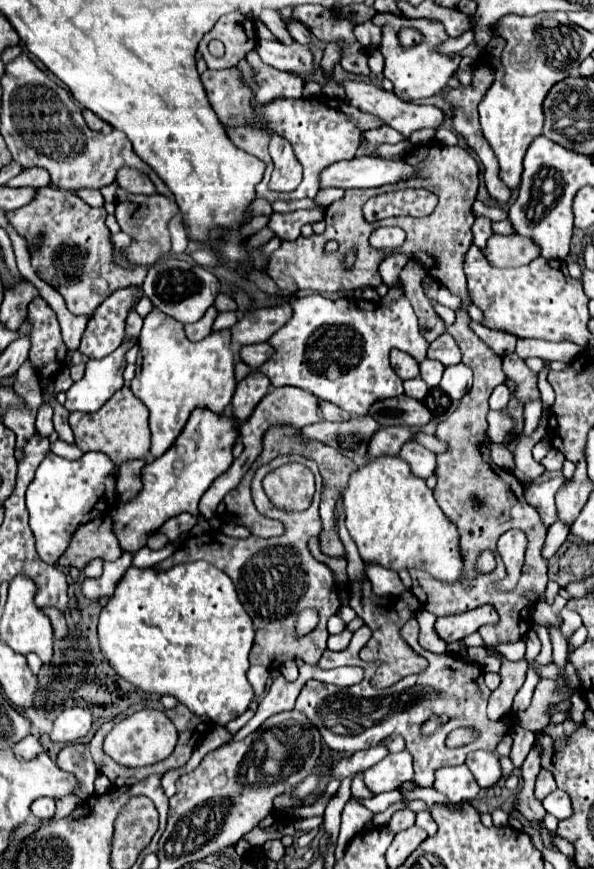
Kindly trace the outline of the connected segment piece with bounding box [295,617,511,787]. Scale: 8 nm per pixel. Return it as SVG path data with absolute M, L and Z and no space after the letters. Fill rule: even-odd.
M411 617L403 625L401 635L419 655L425 655L425 659L429 661L429 667L423 673L409 675L387 689L373 689L369 683L369 677L367 677L367 663L361 661L361 657L359 657L359 651L365 647L365 643L371 637L371 629L367 625L363 625L361 629L357 629L353 633L353 639L351 639L347 649L343 649L343 651L329 651L327 649L321 655L317 665L321 669L333 669L333 667L341 667L341 665L361 665L361 667L365 667L365 679L353 687L337 687L337 685L327 685L327 683L311 679L301 689L297 703L295 703L295 709L303 711L311 719L311 723L321 731L325 743L333 751L339 751L345 755L351 755L353 751L369 749L393 733L401 735L405 739L405 749L413 755L415 781L421 787L431 787L433 779L435 779L433 777L435 769L447 767L447 765L461 765L469 751L477 751L477 749L495 751L497 743L501 741L503 735L507 735L511 725L505 723L505 719L499 719L495 723L487 719L485 707L487 707L491 691L485 687L483 673L481 673L481 667L477 663L469 663L461 655L455 655L455 657L451 655L453 663L459 665L459 669L451 669L449 667L449 653L437 655L437 653L423 649L417 641L419 623L415 617ZM431 715L449 715L451 719L449 719L449 723L445 723L441 727L441 733L437 733L437 737L423 739L423 737L419 737L419 733L415 733L415 727L419 727ZM467 725L481 731L477 741L473 741L465 747L459 747L459 751L449 751L445 747L445 737L453 729L467 727Z

